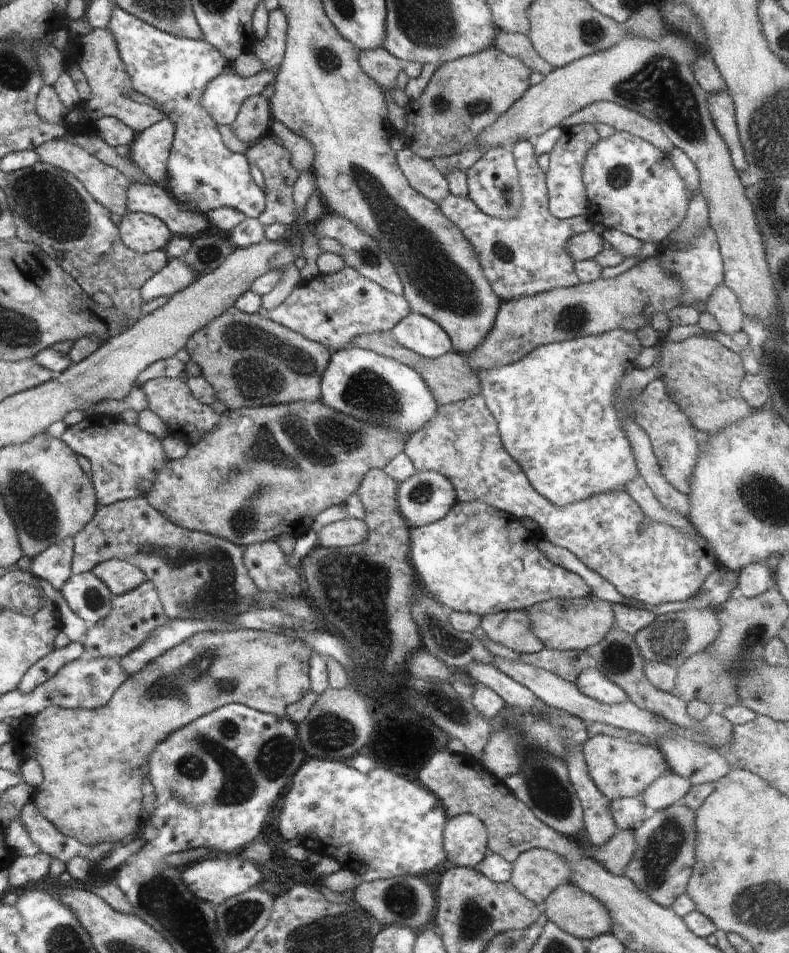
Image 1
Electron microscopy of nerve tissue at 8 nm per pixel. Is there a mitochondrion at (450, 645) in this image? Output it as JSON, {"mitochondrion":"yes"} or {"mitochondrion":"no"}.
{"mitochondrion":"yes"}

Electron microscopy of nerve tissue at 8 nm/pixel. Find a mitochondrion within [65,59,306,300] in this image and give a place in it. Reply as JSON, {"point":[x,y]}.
{"point":[207,253]}

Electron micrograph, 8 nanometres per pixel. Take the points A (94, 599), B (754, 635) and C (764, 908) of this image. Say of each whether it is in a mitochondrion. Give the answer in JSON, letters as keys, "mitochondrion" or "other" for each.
{"A":"mitochondrion","B":"mitochondrion","C":"mitochondrion"}

